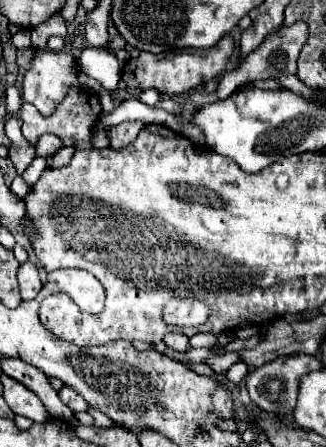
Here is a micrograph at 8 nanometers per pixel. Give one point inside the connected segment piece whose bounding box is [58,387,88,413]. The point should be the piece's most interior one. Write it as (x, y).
(69, 397)

